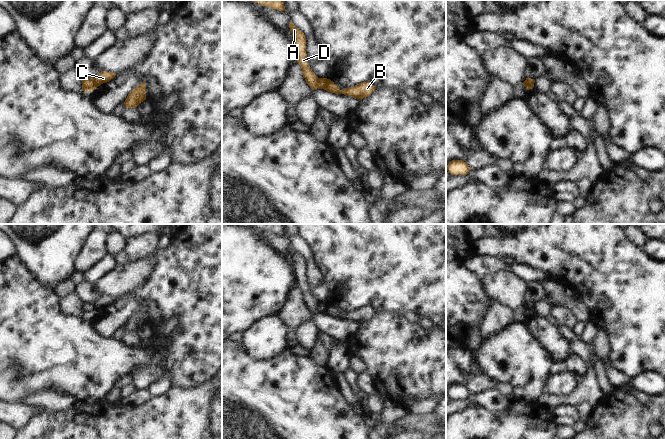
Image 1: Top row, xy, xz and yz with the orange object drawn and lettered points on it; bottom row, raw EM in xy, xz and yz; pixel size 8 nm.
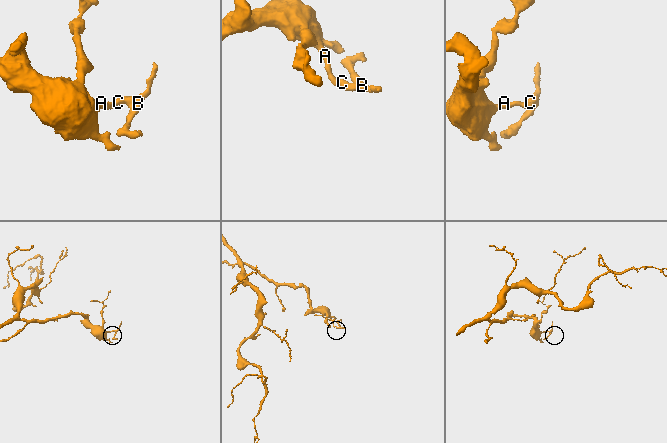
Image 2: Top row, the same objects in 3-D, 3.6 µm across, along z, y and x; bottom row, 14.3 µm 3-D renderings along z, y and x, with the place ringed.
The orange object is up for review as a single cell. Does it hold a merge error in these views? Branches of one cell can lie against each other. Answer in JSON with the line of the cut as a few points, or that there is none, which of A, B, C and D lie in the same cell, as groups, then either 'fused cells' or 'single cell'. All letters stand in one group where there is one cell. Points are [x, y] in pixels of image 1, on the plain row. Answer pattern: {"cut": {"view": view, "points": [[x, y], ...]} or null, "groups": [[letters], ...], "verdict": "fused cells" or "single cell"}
{"cut": {"view": "xz", "points": [[319, 302], [316, 311]]}, "groups": [["A", "D"], ["B", "C"]], "verdict": "fused cells"}

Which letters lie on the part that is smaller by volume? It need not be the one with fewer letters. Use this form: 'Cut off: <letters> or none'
Cut off: B, C

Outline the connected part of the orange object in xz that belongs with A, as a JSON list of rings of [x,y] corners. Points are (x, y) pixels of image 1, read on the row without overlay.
[[[292,245],[289,247],[289,252],[293,261],[294,277],[296,285],[301,290],[302,299],[306,304],[306,307],[311,311],[312,314],[317,313],[317,307],[319,302],[310,293],[307,278],[306,278],[306,261]]]

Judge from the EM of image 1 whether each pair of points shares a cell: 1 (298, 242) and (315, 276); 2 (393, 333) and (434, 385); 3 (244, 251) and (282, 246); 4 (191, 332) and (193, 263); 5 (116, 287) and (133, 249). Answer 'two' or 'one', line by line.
1: one
2: one
3: two
4: one
5: two

